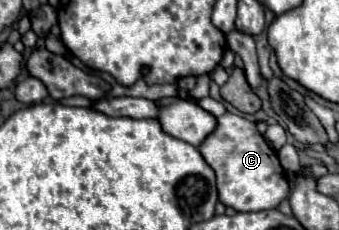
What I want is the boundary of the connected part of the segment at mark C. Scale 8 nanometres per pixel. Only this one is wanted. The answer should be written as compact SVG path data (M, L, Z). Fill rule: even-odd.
M222 114L216 120L216 128L214 132L198 146L202 158L206 160L206 164L216 172L216 188L218 188L218 200L224 206L232 206L238 212L252 212L252 210L270 210L270 208L278 208L280 200L284 200L288 196L288 180L284 174L284 168L280 166L280 160L276 156L276 152L264 142L262 134L258 132L256 124L244 116L238 114Z

